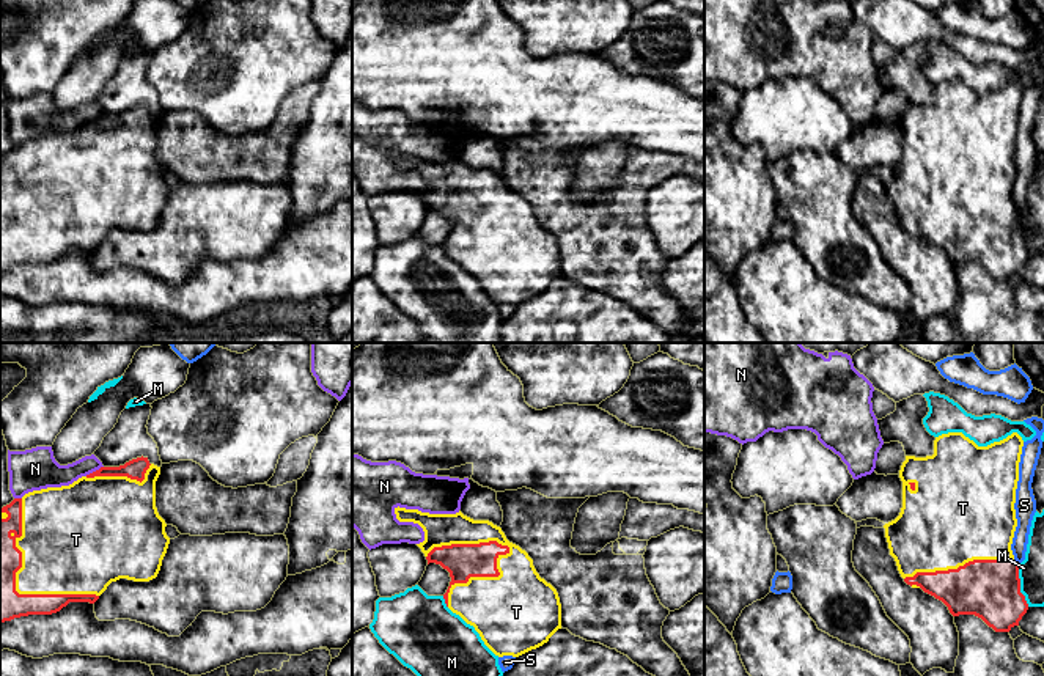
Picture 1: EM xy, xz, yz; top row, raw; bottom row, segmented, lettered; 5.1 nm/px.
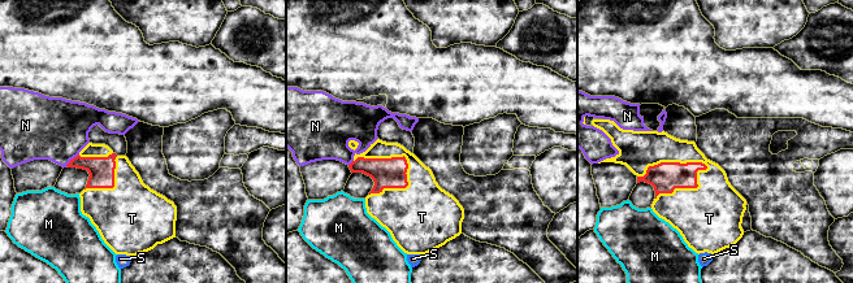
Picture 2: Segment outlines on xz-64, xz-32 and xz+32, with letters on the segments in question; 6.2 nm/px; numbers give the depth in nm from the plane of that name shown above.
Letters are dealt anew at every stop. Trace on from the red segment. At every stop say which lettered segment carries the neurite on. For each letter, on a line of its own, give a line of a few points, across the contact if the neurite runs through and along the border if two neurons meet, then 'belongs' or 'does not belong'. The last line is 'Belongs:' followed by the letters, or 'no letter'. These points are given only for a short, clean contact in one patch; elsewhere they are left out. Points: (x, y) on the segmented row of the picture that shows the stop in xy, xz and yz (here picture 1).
M: does not belong
N: does not belong
S: line yz (1014, 558), (1019, 563); does not belong
T: belongs
Belongs: T

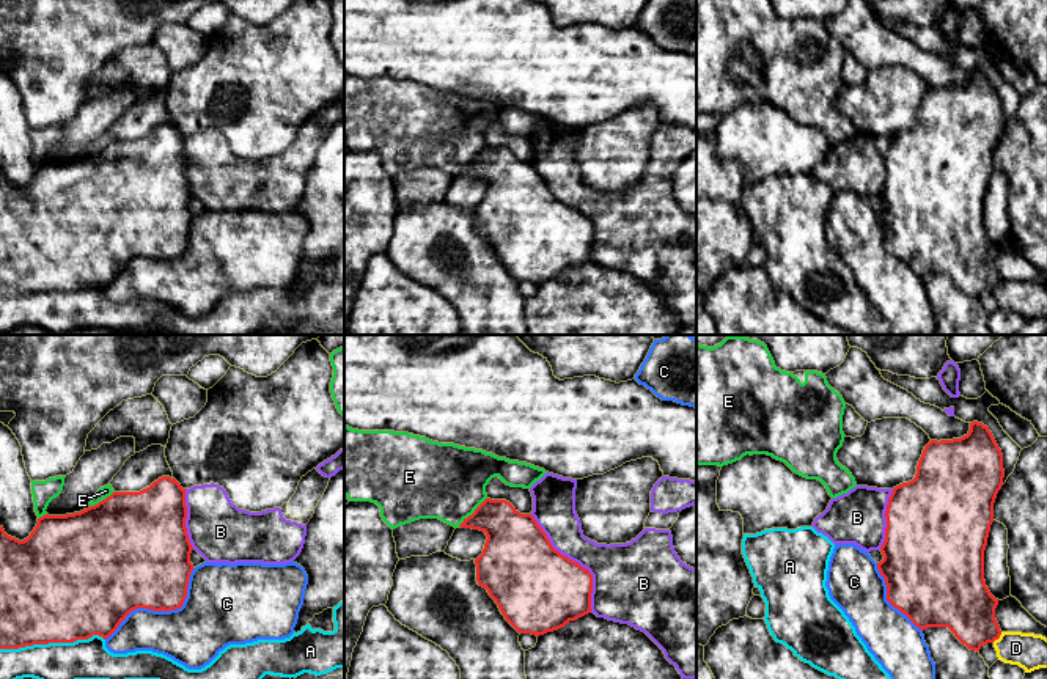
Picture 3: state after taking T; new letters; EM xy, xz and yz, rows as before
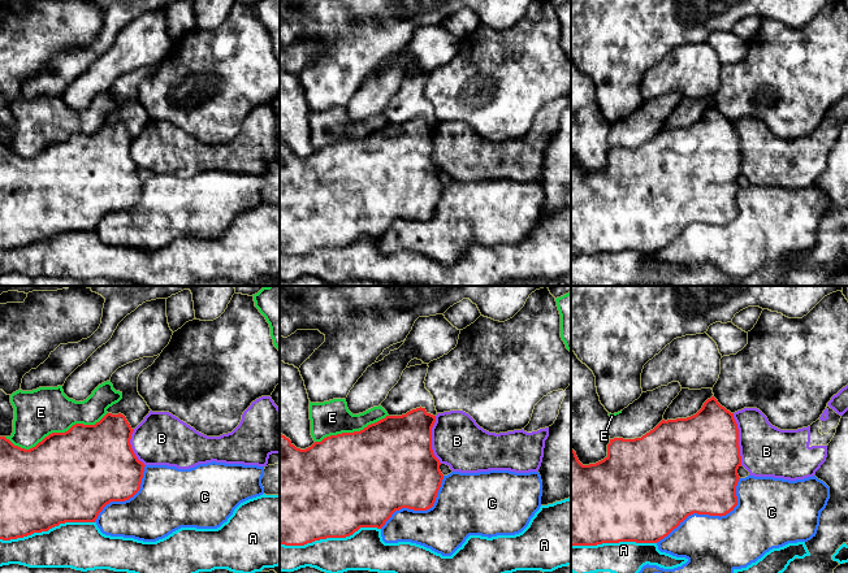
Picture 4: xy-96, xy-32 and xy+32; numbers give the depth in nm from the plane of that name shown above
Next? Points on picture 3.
A: does not belong
B: does not belong
C: does not belong
D: does not belong
E: does not belong
Belongs: no letter

